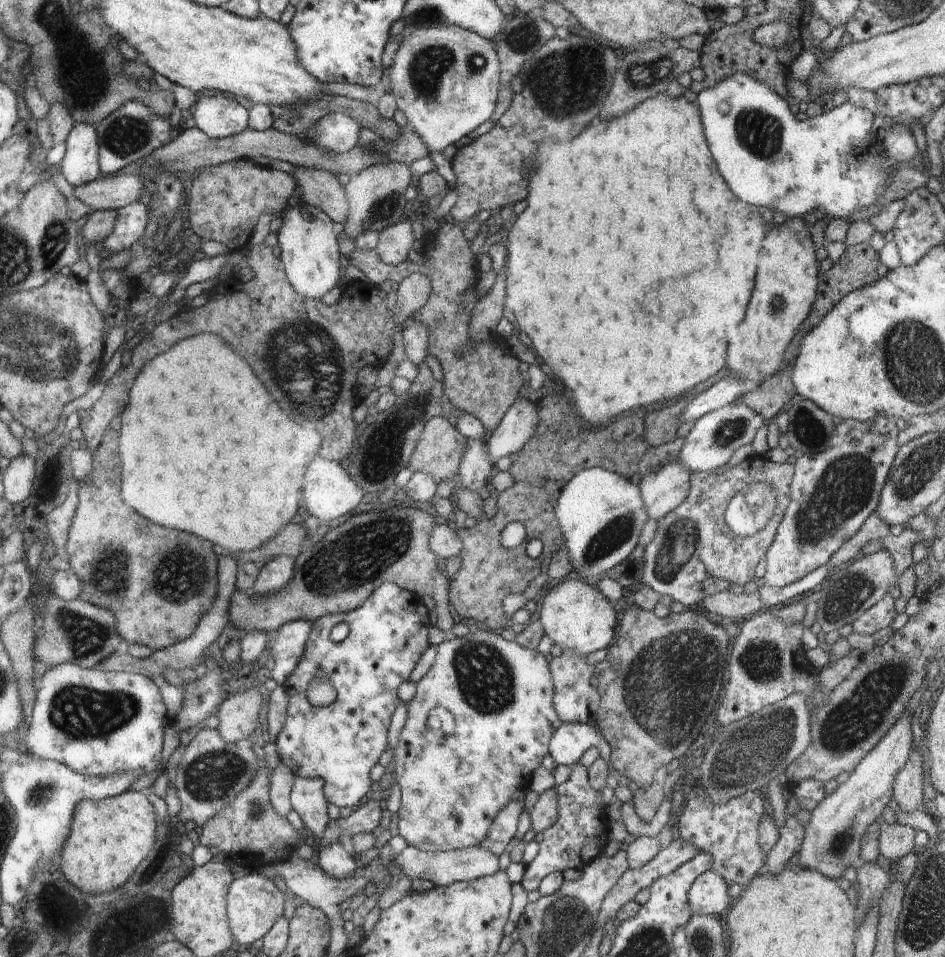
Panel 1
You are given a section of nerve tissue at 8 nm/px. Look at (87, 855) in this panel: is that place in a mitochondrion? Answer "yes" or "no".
no

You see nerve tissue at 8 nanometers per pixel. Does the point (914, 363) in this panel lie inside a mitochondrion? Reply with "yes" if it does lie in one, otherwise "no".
yes

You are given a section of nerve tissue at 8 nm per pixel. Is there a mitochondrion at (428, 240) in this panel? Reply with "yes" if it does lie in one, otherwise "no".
no

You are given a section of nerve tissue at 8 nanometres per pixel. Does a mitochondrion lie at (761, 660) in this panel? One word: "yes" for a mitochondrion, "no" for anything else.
yes

